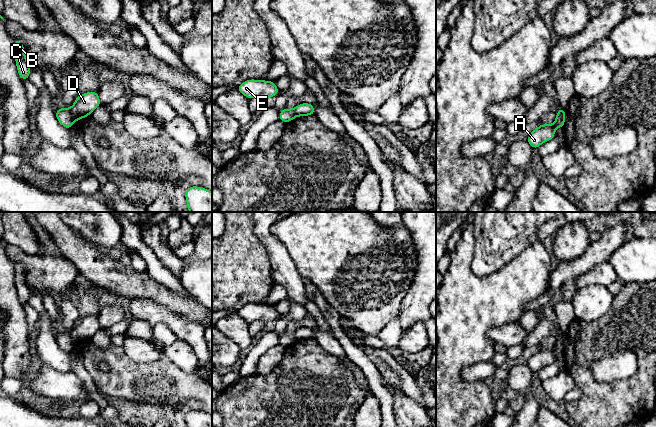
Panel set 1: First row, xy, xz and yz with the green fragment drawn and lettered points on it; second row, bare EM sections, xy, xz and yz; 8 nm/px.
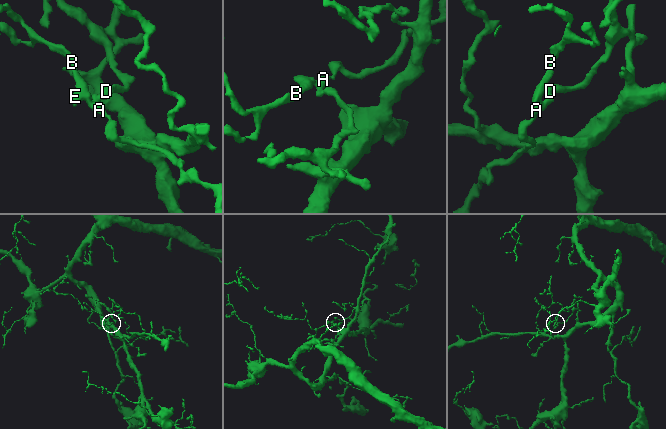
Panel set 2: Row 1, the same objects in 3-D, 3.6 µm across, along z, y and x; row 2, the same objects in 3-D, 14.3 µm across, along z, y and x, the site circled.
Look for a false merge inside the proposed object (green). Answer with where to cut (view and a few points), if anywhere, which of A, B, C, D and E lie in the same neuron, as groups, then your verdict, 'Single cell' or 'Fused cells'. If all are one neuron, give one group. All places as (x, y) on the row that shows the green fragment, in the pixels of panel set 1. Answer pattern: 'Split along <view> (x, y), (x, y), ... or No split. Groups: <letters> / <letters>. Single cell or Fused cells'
Split along xy (68, 109), (74, 119). Groups: A B C E / D. Fused cells

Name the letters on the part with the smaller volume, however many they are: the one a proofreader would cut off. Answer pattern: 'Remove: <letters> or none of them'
Remove: A, B, C, E

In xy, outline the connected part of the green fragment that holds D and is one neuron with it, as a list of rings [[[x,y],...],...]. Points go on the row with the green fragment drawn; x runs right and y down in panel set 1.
[[[92,91],[85,94],[79,94],[75,103],[69,109],[74,120],[80,120],[90,114],[101,105],[98,92]]]

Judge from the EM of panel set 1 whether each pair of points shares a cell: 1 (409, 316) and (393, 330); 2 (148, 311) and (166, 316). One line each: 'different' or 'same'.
1: different
2: same

